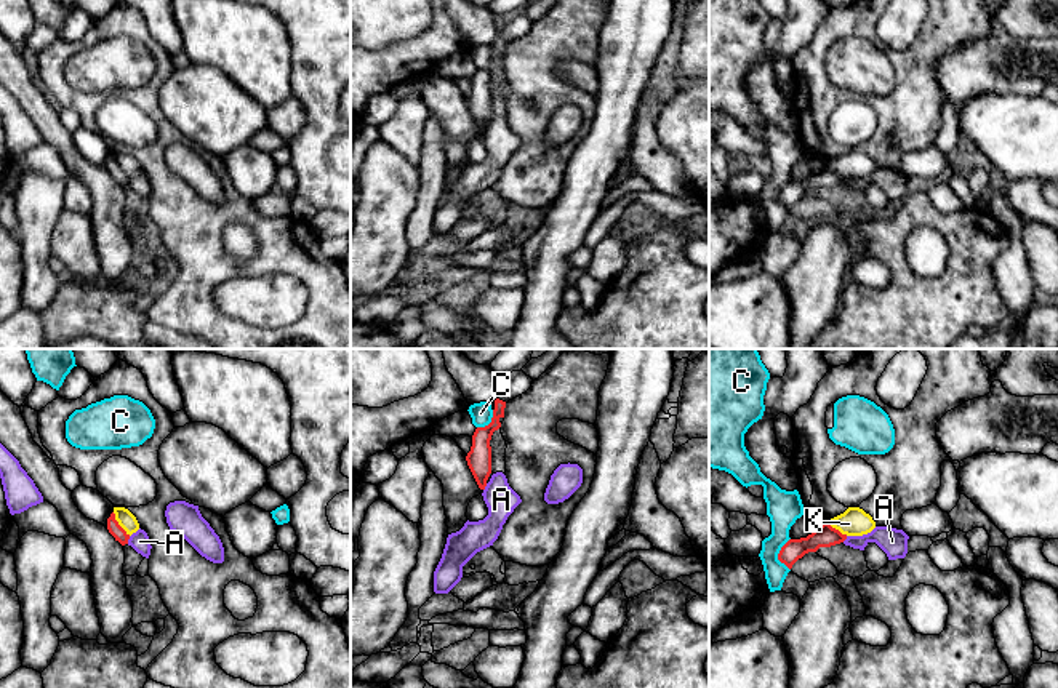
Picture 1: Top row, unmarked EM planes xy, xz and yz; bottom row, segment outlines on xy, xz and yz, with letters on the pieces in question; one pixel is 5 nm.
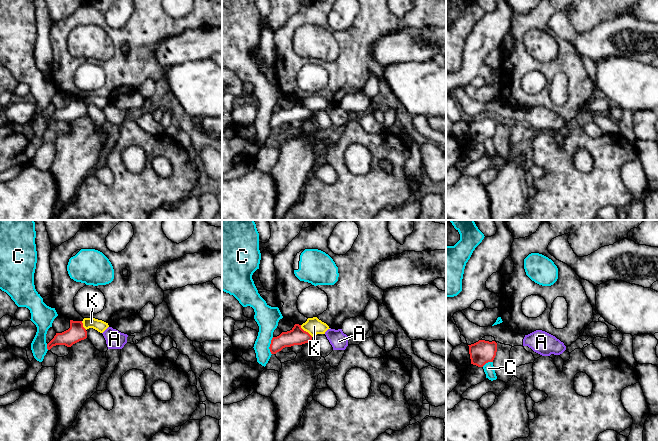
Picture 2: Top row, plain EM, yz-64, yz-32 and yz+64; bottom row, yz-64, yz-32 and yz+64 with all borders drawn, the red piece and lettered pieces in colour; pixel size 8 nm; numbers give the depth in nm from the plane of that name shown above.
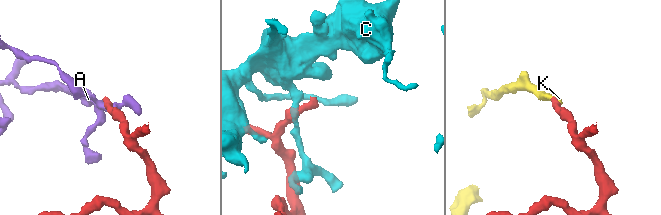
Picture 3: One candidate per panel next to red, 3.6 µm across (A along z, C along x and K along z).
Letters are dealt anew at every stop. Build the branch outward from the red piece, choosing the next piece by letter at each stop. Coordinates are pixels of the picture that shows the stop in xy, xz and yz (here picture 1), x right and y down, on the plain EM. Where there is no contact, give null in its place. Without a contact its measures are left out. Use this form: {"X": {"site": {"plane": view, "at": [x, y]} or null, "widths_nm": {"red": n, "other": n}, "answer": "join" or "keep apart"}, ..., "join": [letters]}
{"A": {"site": {"plane": "xy", "at": [128, 180]}, "widths_nm": {"red": 70, "other": 100}, "answer": "keep apart"}, "C": {"site": {"plane": "yz", "at": [778, 196]}, "widths_nm": {"red": 110, "other": 170}, "answer": "keep apart"}, "K": {"site": {"plane": "xy", "at": [117, 165]}, "widths_nm": {"red": 70, "other": 90}, "answer": "keep apart"}, "join": []}

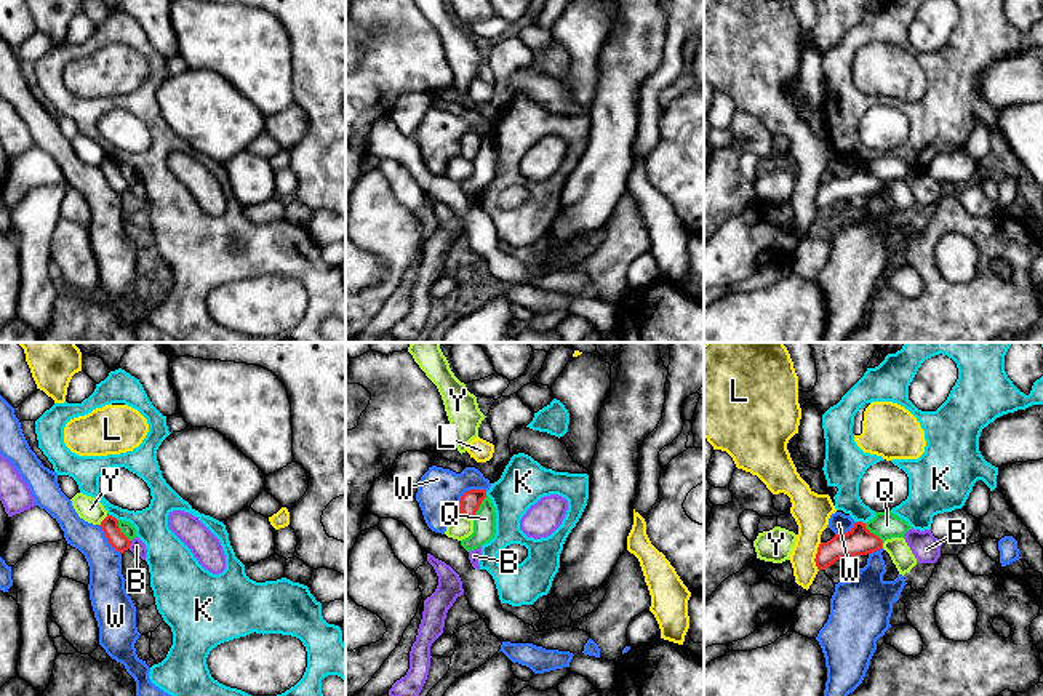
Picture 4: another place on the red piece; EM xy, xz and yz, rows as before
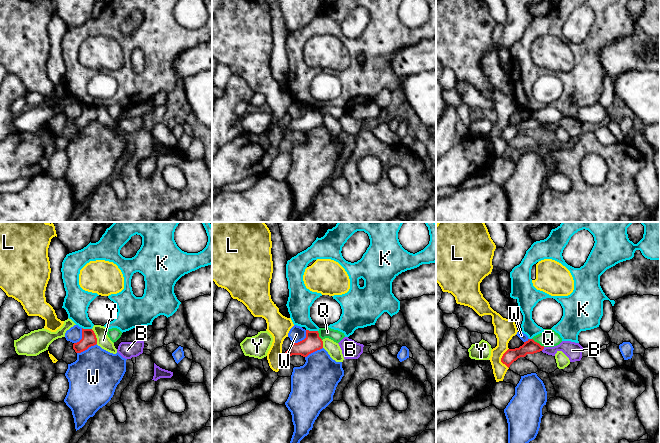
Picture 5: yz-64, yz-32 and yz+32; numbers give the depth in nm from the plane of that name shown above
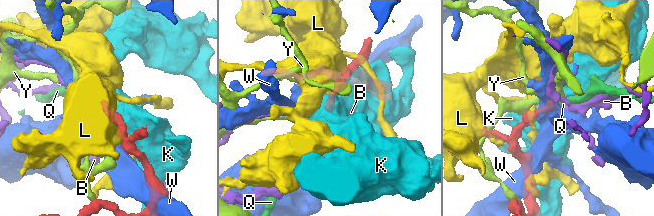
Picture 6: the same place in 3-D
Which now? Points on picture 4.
{"B": {"site": {"plane": "xy", "at": [130, 184]}, "widths_nm": {"red": 90, "other": 70}, "answer": "keep apart"}, "K": {"site": {"plane": "xy", "at": [111, 157]}, "widths_nm": {"red": 90, "other": 170}, "answer": "keep apart"}, "L": {"site": {"plane": "yz", "at": [816, 199]}, "widths_nm": {"red": 140, "other": 190}, "answer": "keep apart"}, "Q": {"site": {"plane": "xz", "at": [479, 148]}, "widths_nm": {"red": 100, "other": 110}, "answer": "keep apart"}, "W": {"site": {"plane": "xz", "at": [466, 133]}, "widths_nm": {"red": 100, "other": 220}, "answer": "keep apart"}, "Y": {"site": {"plane": "xy", "at": [103, 162]}, "widths_nm": {"red": 90, "other": 120}, "answer": "keep apart"}, "join": []}

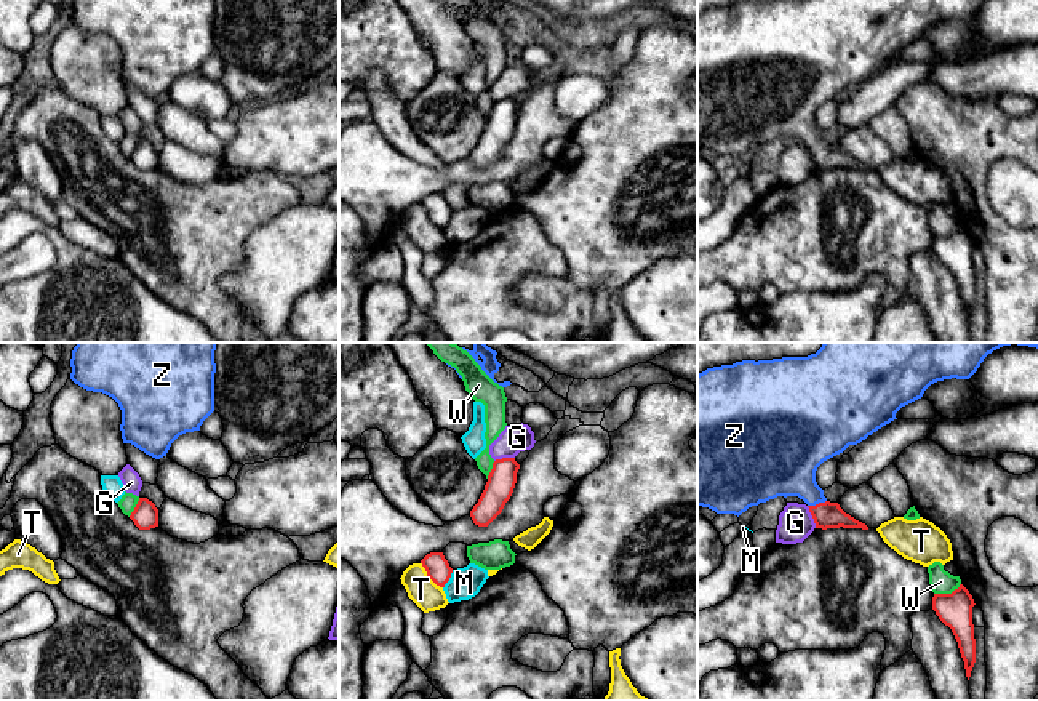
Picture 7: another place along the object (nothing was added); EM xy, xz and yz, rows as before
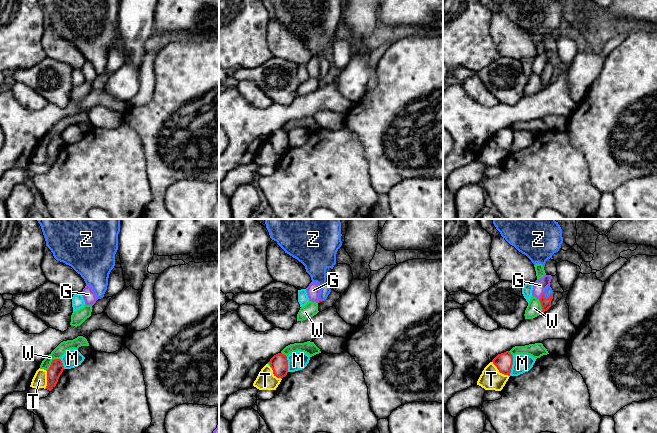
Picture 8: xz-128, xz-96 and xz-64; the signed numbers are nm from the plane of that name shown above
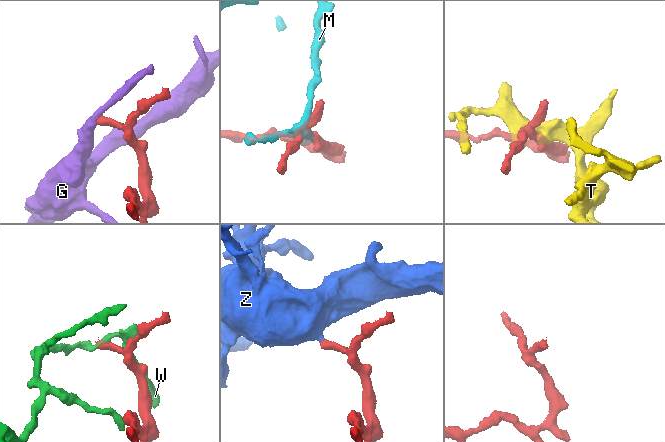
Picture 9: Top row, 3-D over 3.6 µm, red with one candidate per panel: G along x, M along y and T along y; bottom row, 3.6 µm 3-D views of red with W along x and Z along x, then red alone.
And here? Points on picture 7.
{"G": {"site": {"plane": "yz", "at": [813, 159]}, "widths_nm": {"red": 130, "other": 180}, "answer": "keep apart"}, "M": {"site": {"plane": "xz", "at": [448, 221]}, "widths_nm": {"red": 120, "other": 160}, "answer": "keep apart"}, "T": {"site": {"plane": "xz", "at": [429, 218]}, "widths_nm": {"red": 120, "other": 150}, "answer": "keep apart"}, "W": {"site": {"plane": "yz", "at": [947, 236]}, "widths_nm": {"red": 180, "other": 120}, "answer": "keep apart"}, "Z": {"site": {"plane": "yz", "at": [816, 146]}, "widths_nm": {"red": 130, "other": 300}, "answer": "join"}, "join": ["Z"]}

